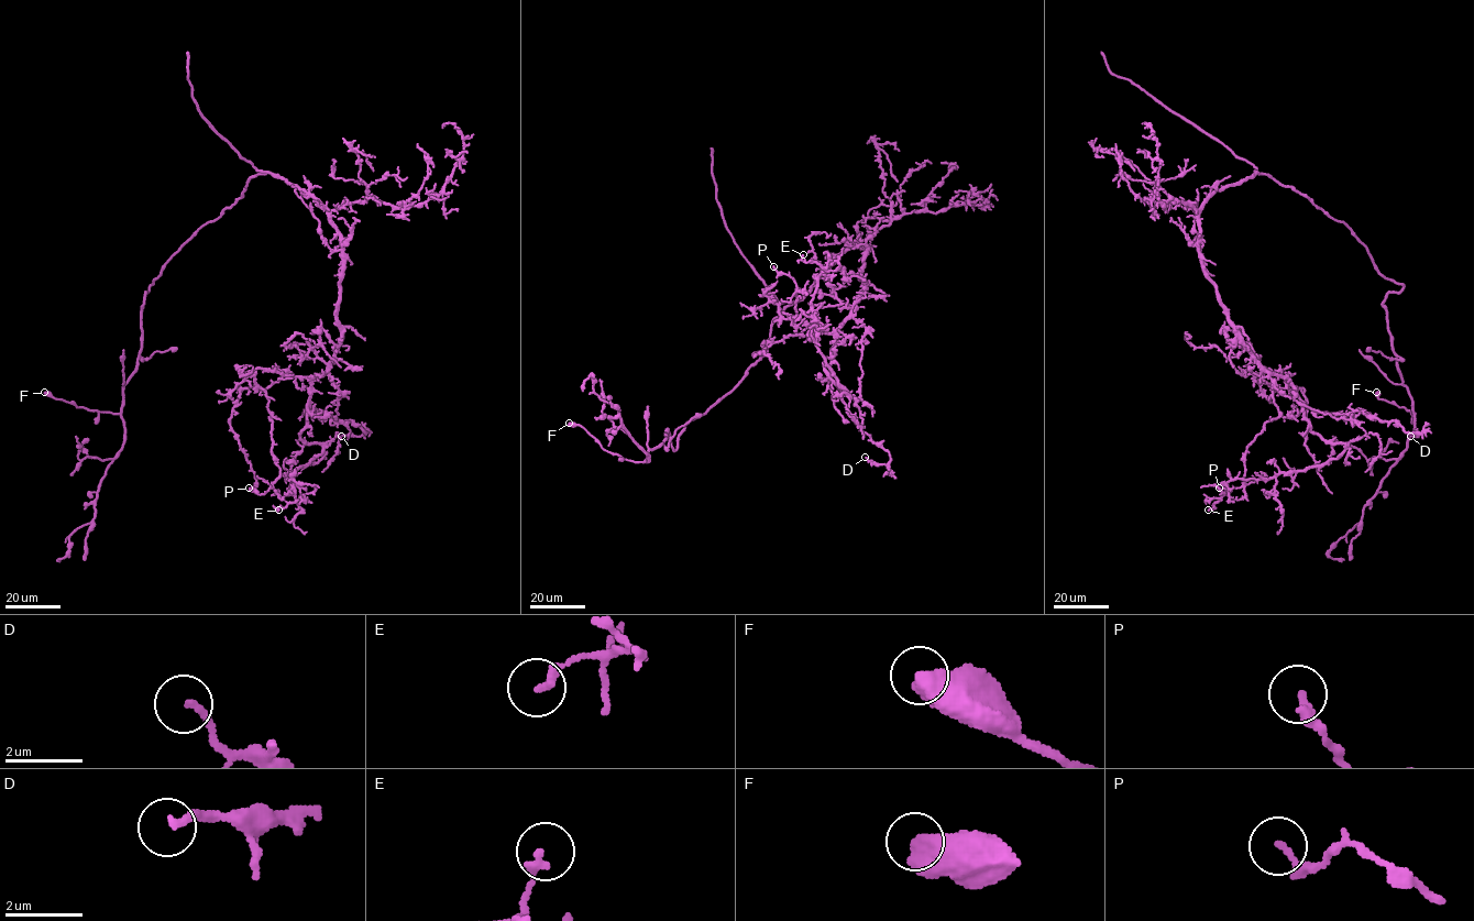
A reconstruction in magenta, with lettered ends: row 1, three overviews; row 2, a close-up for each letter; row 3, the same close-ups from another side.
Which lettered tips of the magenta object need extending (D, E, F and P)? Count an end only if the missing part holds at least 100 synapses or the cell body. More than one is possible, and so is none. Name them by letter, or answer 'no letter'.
no letter

